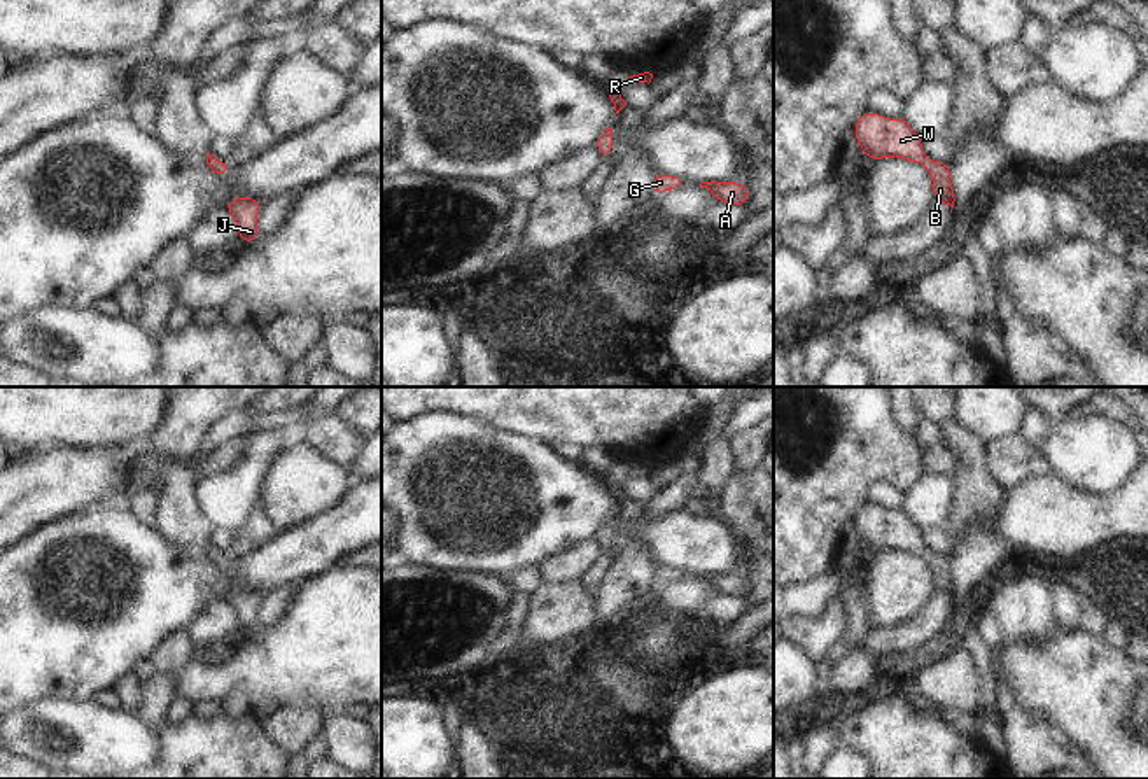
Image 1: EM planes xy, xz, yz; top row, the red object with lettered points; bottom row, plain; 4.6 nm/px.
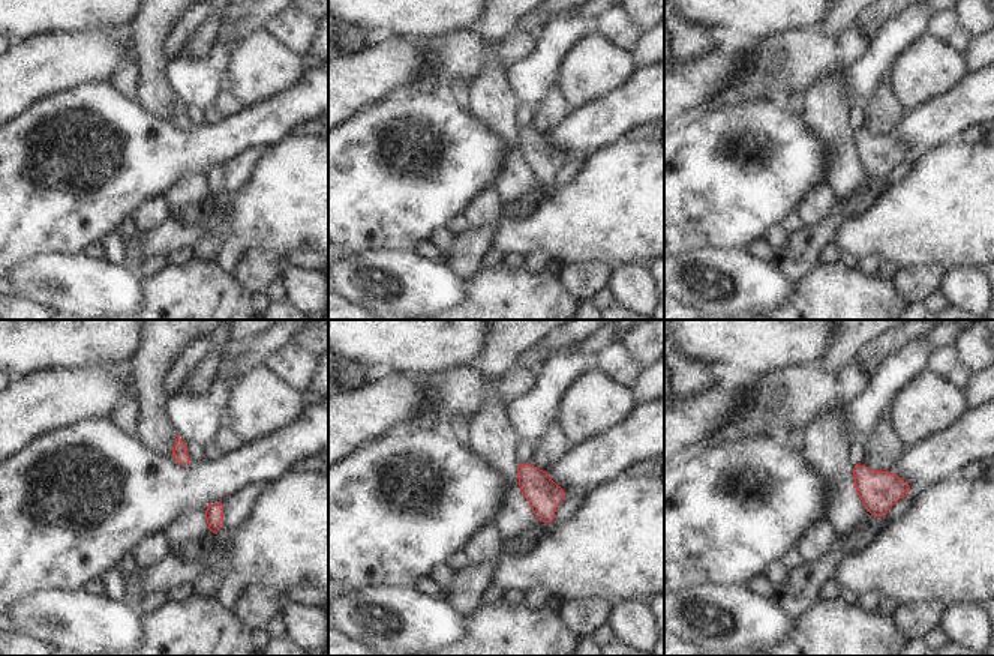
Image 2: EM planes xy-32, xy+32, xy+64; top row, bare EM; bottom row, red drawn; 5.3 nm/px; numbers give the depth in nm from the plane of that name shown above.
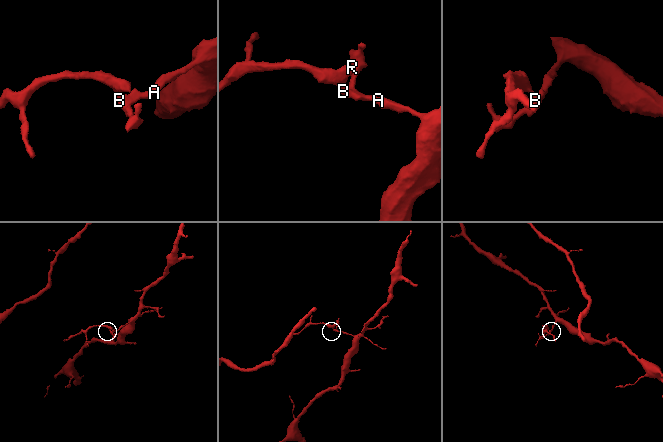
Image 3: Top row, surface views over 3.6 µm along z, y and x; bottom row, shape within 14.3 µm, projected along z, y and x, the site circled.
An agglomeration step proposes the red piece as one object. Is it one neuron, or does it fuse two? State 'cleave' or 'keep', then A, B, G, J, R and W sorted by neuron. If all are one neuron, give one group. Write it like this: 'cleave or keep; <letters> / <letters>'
keep; A B G J R W

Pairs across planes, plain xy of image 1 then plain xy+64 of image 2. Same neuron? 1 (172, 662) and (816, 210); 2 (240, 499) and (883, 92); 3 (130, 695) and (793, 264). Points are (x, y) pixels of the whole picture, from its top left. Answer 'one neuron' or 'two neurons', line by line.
1: one neuron
2: two neurons
3: two neurons

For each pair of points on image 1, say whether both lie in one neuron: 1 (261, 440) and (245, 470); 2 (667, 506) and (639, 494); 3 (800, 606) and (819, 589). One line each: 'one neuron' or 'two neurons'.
1: one neuron
2: two neurons
3: one neuron

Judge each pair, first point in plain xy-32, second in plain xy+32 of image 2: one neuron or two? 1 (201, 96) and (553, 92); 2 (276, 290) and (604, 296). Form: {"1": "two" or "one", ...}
{"1": "two", "2": "one"}

